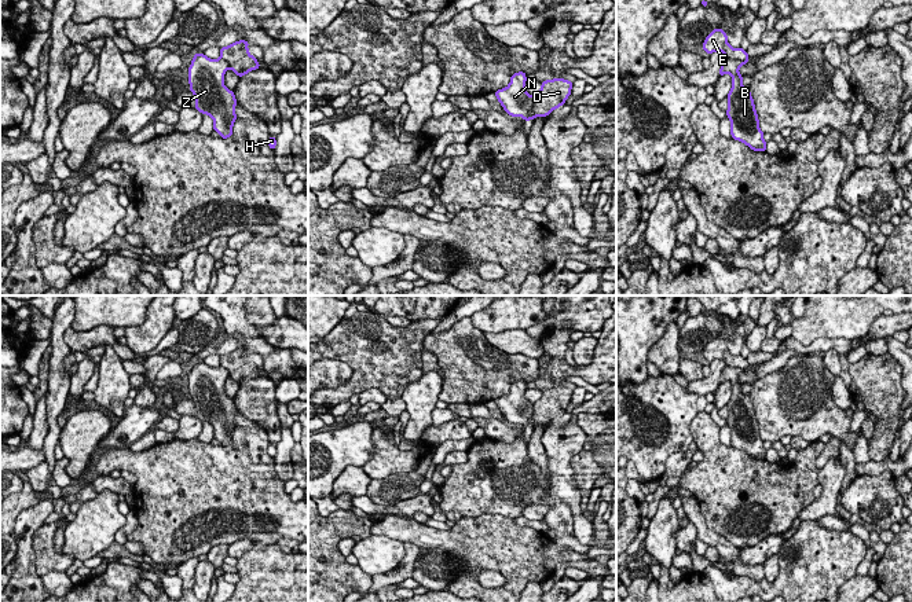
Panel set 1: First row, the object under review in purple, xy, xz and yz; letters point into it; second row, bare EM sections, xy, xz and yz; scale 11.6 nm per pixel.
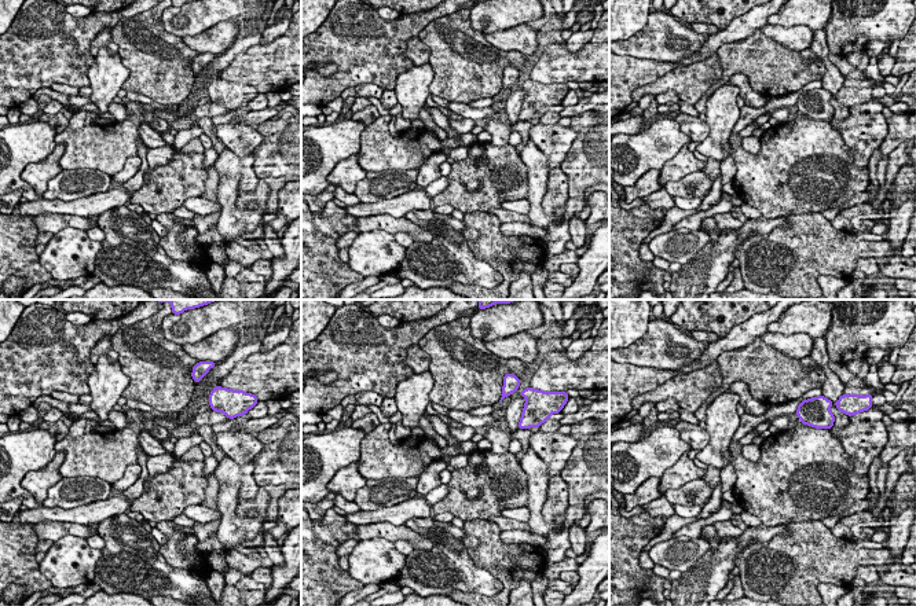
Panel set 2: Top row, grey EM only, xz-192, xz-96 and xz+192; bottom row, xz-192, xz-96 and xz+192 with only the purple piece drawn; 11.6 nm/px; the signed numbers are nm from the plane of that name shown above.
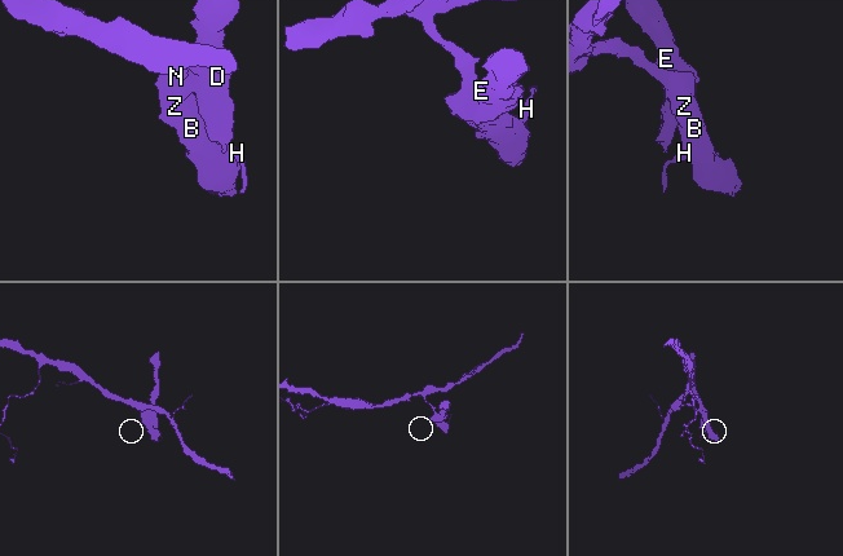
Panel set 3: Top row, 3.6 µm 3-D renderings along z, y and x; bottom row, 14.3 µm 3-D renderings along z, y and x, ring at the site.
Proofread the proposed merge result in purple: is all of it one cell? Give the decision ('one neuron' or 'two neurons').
two neurons

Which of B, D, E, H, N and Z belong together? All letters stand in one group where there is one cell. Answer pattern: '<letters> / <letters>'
B H N Z / D E

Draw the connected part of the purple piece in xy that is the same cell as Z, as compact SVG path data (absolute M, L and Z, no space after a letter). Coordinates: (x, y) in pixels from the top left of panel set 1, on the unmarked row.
M194 361L188 375L188 392L195 407L195 418L213 427L213 438L221 447L231 445L238 426L235 422L238 408L234 399L224 393L227 378L228 371L224 367L210 367L204 361Z

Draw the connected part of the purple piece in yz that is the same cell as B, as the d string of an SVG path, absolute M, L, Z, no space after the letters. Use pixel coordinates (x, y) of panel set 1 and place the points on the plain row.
M725 366L721 371L719 385L724 382L732 385L732 396L726 404L729 412L726 425L730 427L732 447L743 449L754 459L766 459L754 407L750 396L743 393L743 383L739 381L740 374L748 370Z

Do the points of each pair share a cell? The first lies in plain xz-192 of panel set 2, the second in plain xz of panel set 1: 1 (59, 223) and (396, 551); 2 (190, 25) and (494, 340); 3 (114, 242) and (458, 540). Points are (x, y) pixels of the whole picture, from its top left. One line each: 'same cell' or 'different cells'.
1: different cells
2: different cells
3: different cells

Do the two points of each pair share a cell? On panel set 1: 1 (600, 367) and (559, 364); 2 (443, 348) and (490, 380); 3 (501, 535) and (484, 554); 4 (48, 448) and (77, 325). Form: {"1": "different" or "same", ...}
{"1": "same", "2": "same", "3": "same", "4": "different"}

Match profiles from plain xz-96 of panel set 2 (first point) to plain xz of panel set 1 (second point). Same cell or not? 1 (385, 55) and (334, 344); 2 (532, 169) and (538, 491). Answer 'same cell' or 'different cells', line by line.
1: same cell
2: different cells

